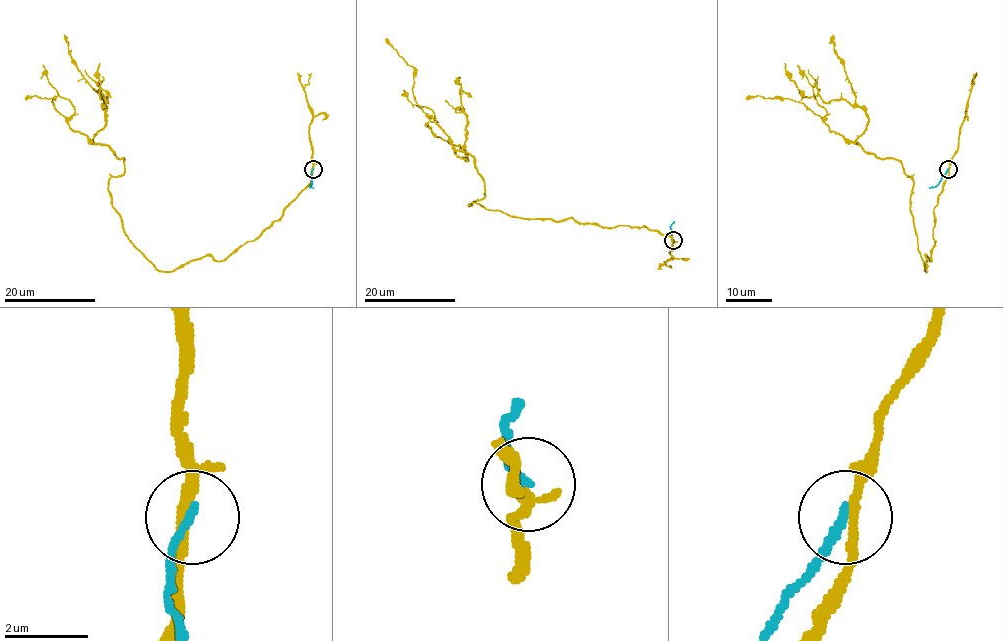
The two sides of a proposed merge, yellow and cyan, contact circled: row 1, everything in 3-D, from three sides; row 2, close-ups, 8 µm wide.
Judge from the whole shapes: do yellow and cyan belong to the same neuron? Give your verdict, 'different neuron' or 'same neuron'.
different neuron

